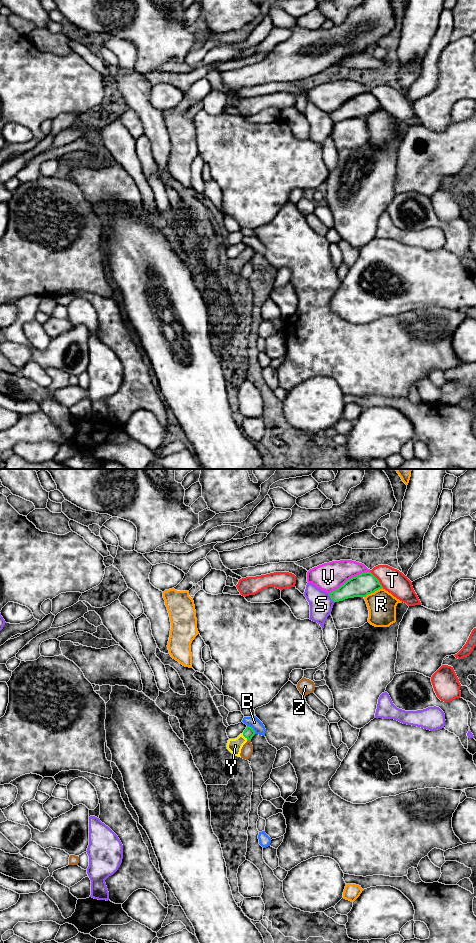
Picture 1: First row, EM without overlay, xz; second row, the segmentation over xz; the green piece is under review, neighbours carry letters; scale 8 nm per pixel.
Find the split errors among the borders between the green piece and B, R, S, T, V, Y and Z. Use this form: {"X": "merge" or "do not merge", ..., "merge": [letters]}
{"B": "do not merge", "R": "do not merge", "S": "do not merge", "T": "do not merge", "V": "do not merge", "Y": "merge", "Z": "do not merge", "merge": ["Y"]}

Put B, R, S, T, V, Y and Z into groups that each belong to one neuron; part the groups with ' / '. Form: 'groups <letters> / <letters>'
groups B / R / S / T / V / Y / Z

